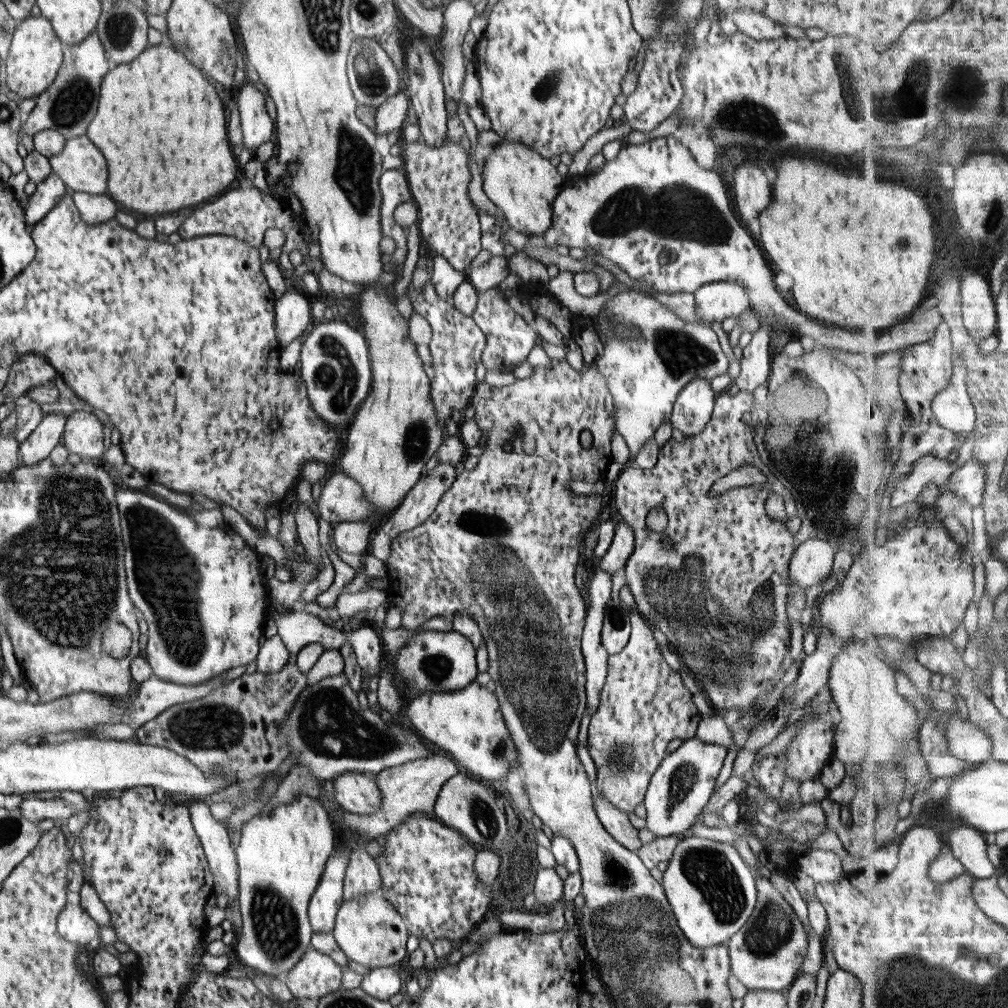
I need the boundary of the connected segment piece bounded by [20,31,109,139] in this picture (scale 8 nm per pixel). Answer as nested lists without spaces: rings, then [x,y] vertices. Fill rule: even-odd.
[[[95,31],[82,42],[65,46],[63,63],[59,72],[51,86],[36,98],[35,107],[22,123],[20,136],[28,134],[33,137],[37,132],[46,128],[60,132],[67,139],[86,135],[87,126],[98,108],[100,84],[109,71],[106,56],[104,45]]]

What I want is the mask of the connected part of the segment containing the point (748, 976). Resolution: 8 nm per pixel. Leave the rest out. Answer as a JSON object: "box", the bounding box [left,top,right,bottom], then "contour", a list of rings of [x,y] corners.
{"box":[726,871,808,990],"contour":[[[756,871],[755,876],[757,901],[754,913],[750,915],[746,925],[730,938],[726,946],[730,955],[730,974],[748,990],[790,989],[802,971],[801,966],[808,953],[808,936],[804,924],[780,891],[770,883],[768,875]]]}

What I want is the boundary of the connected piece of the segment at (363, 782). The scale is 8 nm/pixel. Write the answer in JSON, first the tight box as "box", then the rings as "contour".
{"box":[334,772,382,814],"contour":[[[343,772],[334,779],[334,798],[348,812],[371,814],[382,806],[382,795],[375,778],[371,775]]]}

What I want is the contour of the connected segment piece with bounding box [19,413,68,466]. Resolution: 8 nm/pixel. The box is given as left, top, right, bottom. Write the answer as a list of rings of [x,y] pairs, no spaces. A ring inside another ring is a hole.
[[[62,413],[44,416],[32,435],[19,444],[19,460],[22,466],[32,466],[50,457],[52,450],[61,444],[67,417]]]

